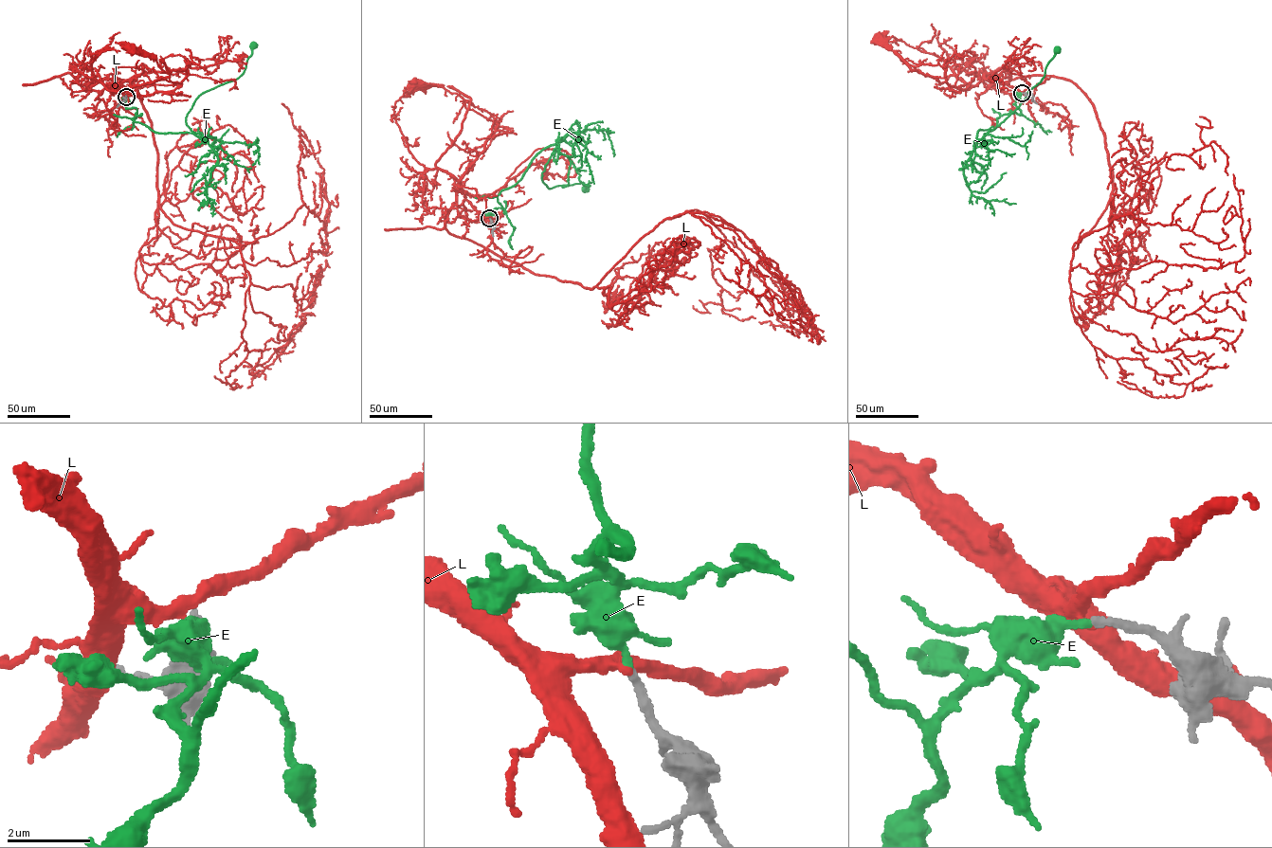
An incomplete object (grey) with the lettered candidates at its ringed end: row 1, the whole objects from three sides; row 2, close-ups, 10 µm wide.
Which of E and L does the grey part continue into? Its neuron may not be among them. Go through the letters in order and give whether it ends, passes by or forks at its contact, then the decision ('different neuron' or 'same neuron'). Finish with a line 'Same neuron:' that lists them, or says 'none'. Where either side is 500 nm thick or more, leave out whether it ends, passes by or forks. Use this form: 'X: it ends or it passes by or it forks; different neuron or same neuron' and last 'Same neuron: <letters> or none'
E: it ends; same neuron
L: it passes by; different neuron
Same neuron: E

